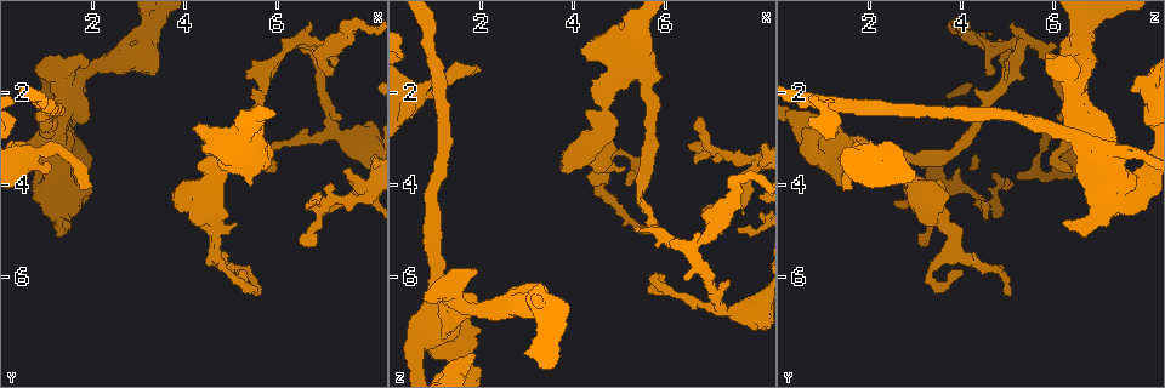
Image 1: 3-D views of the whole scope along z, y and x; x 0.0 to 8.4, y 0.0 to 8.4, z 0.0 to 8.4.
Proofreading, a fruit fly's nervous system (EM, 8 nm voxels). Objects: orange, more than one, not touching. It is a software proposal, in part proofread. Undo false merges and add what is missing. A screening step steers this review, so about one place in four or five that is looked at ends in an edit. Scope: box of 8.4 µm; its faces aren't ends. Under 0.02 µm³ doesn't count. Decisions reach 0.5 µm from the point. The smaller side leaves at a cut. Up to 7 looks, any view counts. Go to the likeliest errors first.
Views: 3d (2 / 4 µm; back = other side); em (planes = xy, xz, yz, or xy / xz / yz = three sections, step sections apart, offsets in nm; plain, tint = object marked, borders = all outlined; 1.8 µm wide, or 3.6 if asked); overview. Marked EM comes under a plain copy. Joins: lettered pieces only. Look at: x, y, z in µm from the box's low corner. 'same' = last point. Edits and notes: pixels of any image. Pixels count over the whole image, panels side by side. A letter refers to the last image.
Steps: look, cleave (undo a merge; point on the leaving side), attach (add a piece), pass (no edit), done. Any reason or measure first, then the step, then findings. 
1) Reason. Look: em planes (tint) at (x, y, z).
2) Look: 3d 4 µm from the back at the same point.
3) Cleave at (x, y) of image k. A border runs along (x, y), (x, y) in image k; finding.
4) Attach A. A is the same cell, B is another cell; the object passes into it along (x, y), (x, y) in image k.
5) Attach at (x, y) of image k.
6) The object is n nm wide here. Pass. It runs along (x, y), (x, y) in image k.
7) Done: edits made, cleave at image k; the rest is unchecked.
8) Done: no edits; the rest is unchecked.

An open end. Look: em planes (borders) at (2.00, 4.05, 1.55).

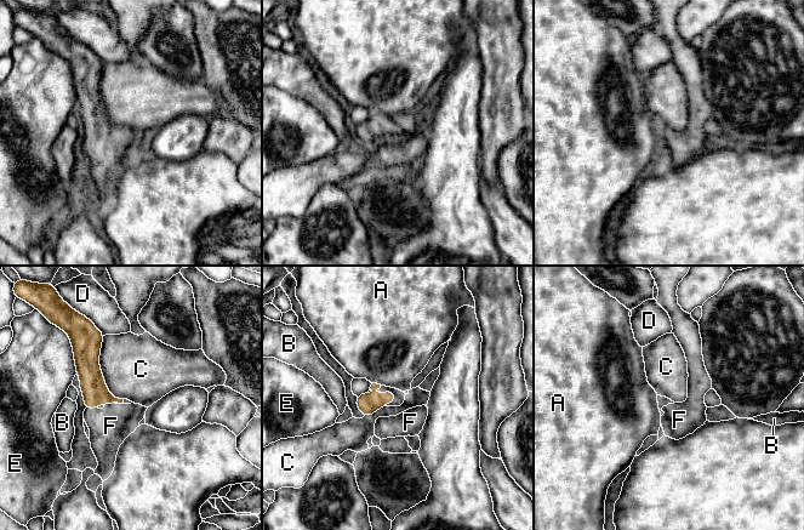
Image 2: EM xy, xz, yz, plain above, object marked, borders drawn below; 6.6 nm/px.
Attach F. F is the same cell, A, B, C, D and E are other cells; the object passes into it along (93, 388), (91, 408), (110, 426) in image 2; it goes on there.

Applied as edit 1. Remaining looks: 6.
Look: overview.

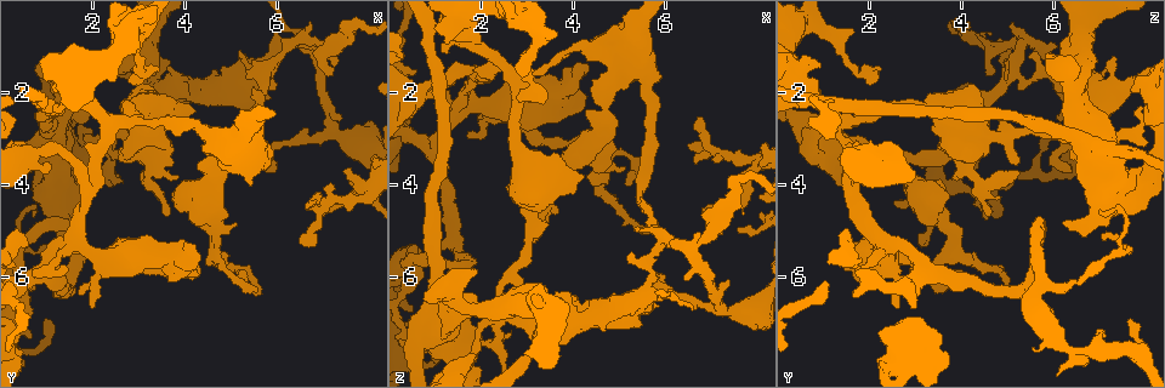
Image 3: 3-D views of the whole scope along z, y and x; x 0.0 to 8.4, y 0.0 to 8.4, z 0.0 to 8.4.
Branch point. Look: em planes (borders) at (2.40, 1.35, 6.70).

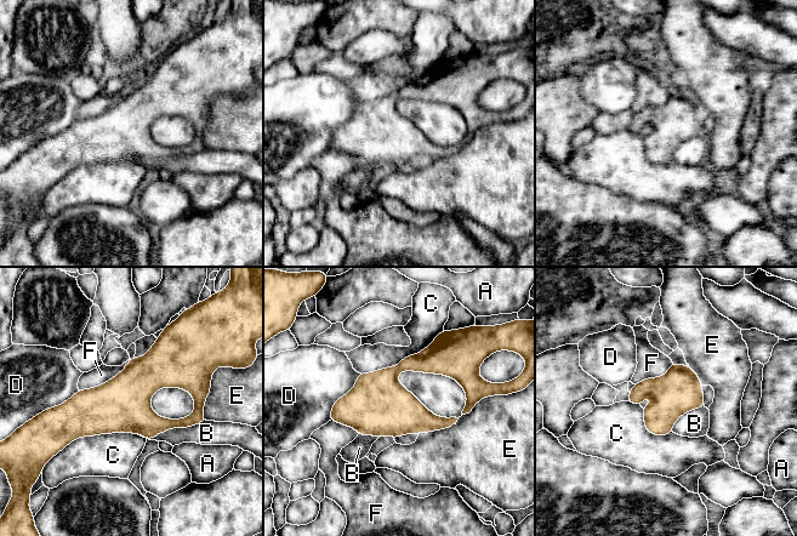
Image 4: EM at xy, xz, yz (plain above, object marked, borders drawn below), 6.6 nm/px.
The object is 300 nm wide here. Pass. A, B, C, D, E and F are other cells; a border runs along (205, 420), (168, 428), (148, 439) in image 4; continuous, no second neuron.

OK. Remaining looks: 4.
An open end. Look: em planes (borders) at (6.70, 4.40, 2.55).

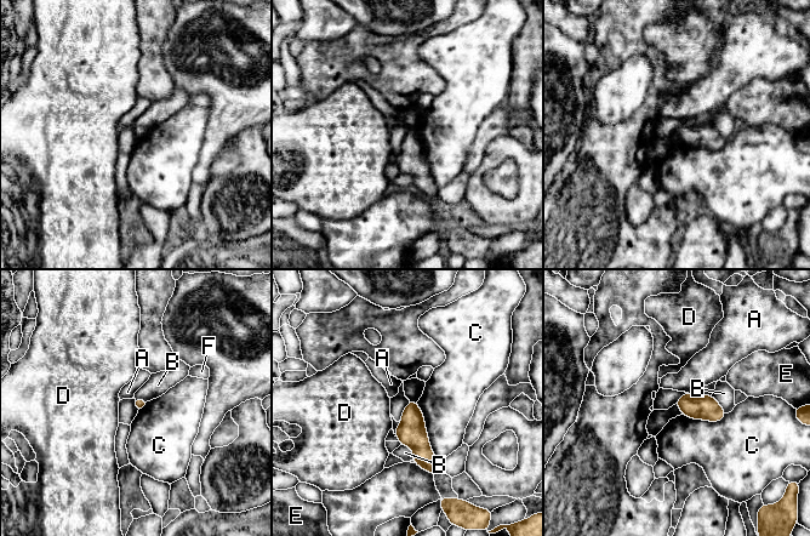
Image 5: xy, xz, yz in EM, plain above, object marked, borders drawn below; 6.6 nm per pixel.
Pass. A, B, C, D, E and F are other cells; a border runs along (401, 444), (412, 450), (414, 460) in image 5; none of them fits.

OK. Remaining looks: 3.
Done: edits made, attach at image 2; the rest is unchecked.

